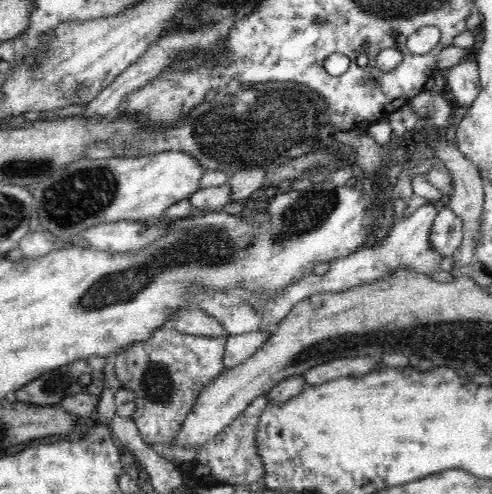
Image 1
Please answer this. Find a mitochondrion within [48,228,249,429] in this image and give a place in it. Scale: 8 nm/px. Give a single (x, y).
(157, 384)

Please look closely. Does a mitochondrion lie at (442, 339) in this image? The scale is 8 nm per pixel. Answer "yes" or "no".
yes

